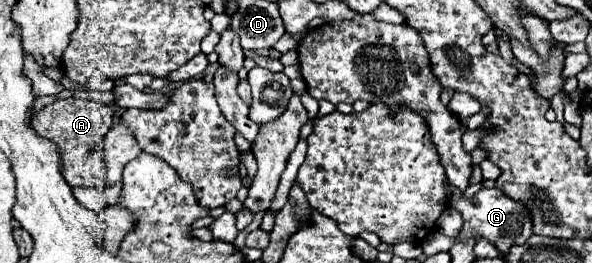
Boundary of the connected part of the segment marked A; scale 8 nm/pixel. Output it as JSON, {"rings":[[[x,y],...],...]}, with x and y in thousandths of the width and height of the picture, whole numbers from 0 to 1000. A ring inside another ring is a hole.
{"rings":[[[127,369],[96,376],[59,437],[59,490],[66,490],[66,513],[79,521],[100,551],[106,673],[120,711],[133,703],[133,711],[171,719],[171,703],[177,688],[174,521],[188,483],[191,483],[191,414],[184,399],[137,384]]]}

